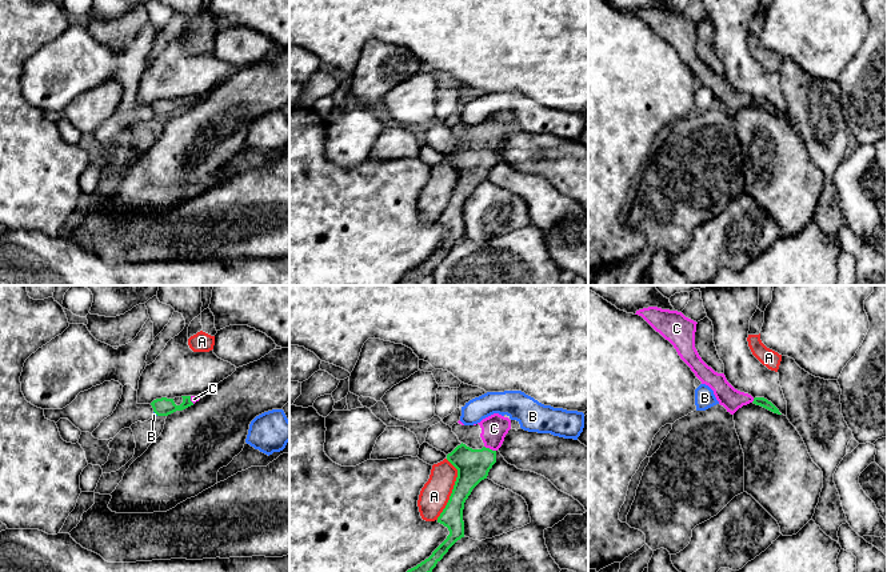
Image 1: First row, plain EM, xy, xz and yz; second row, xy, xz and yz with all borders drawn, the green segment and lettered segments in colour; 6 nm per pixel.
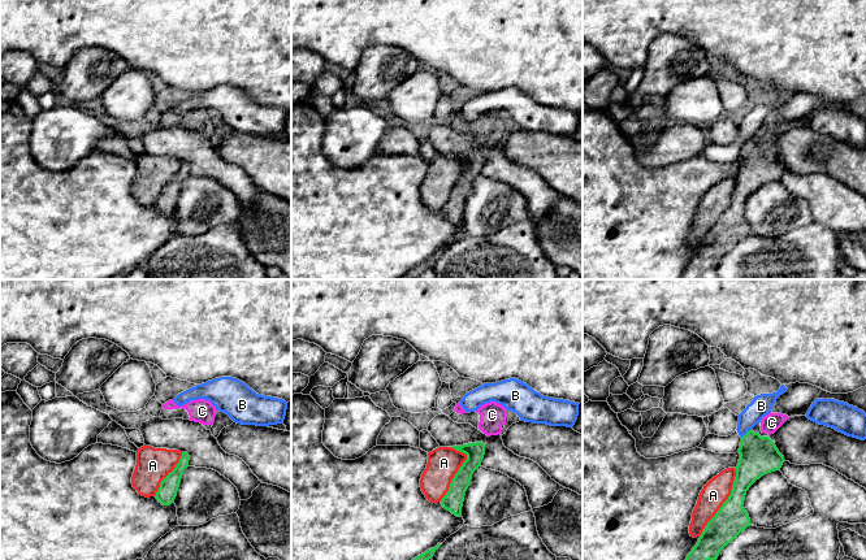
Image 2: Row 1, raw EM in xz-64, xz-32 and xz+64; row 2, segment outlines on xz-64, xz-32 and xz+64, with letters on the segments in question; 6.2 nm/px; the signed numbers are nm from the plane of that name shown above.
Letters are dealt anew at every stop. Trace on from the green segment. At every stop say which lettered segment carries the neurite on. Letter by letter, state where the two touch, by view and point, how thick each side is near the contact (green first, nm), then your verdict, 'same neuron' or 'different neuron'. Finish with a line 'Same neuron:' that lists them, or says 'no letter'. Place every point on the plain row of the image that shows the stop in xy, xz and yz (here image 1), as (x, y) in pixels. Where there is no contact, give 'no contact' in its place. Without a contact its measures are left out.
A: xz (452, 191) | 200/180 nm | different neuron
B: xy (156, 115) | 110/30 nm | different neuron
C: xz (488, 150) | 200/160 nm | same neuron
Same neuron: C

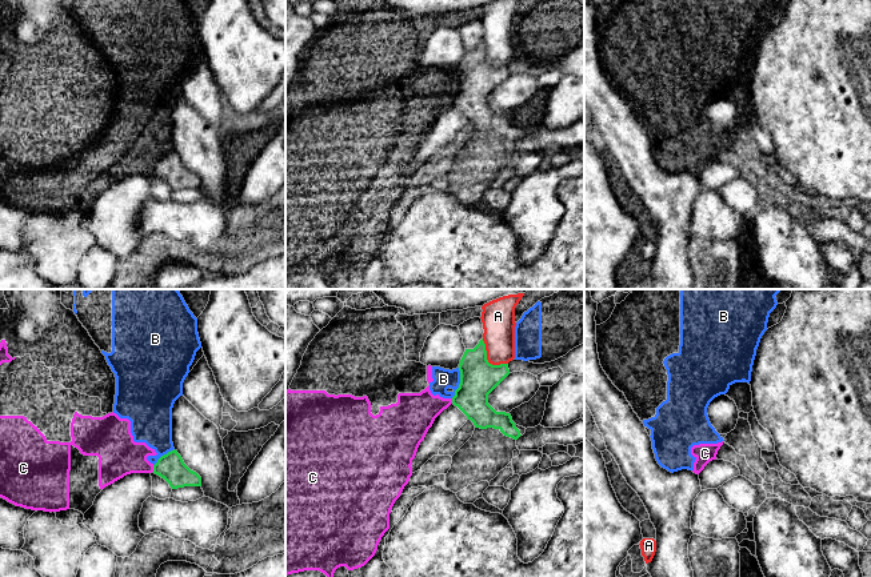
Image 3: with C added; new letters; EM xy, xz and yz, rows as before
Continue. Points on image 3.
A: xz (487, 61) | 220/190 nm | different neuron
B: xz (460, 84) | 220/130 nm | different neuron
C: xy (154, 169) | 160/240 nm | different neuron
Same neuron: no letter

